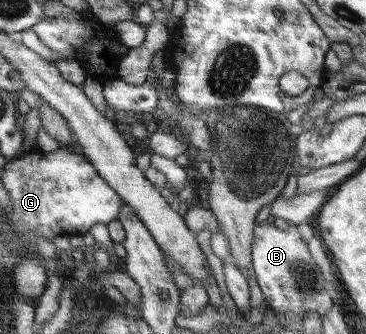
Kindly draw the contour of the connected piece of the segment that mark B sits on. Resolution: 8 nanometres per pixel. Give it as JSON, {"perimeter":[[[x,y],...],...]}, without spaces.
{"perimeter":[[[263,222],[253,230],[251,261],[255,280],[259,284],[269,309],[274,312],[284,312],[288,318],[303,318],[308,312],[316,312],[322,318],[332,313],[332,298],[324,287],[324,277],[320,275],[318,264],[312,259],[308,244],[302,236],[297,239],[294,234],[278,229],[272,222]]]}

